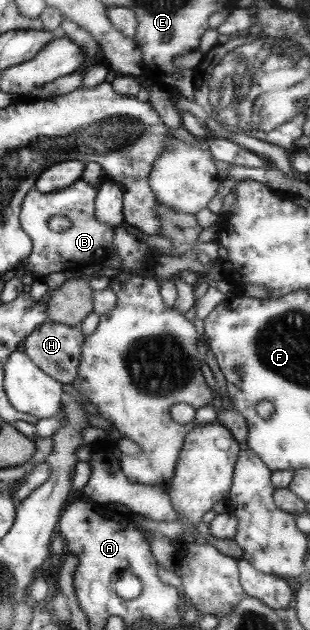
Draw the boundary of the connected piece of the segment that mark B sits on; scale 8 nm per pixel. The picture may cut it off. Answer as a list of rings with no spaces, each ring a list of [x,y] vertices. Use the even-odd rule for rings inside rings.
[[[80,179],[54,192],[40,192],[34,187],[27,191],[20,205],[18,221],[21,230],[31,239],[32,249],[23,272],[31,274],[34,279],[45,279],[57,271],[79,271],[89,263],[102,264],[107,256],[114,253],[114,228],[95,220],[95,193],[96,186]],[[53,216],[64,217],[70,227],[60,233],[50,231],[47,221]]]

